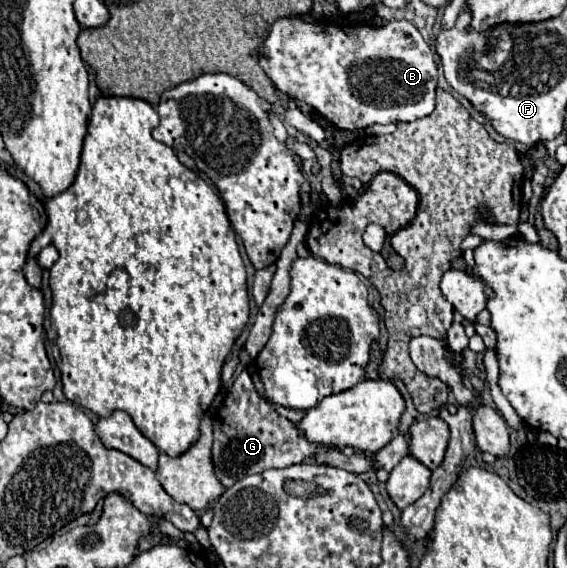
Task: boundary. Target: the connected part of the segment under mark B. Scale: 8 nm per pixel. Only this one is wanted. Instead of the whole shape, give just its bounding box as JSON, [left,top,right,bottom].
[260,18,438,130]

